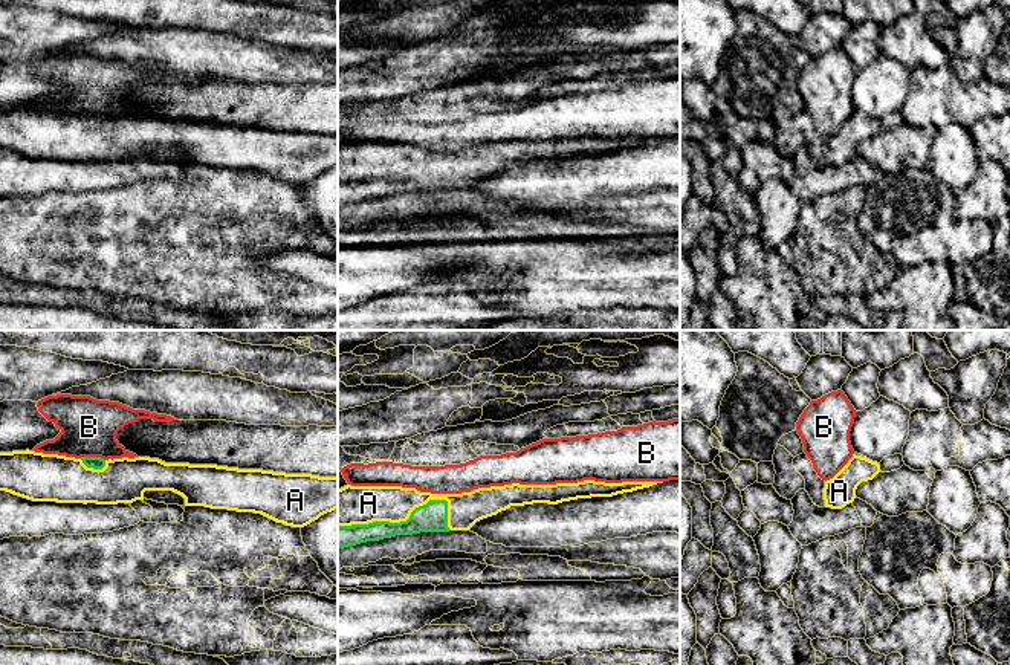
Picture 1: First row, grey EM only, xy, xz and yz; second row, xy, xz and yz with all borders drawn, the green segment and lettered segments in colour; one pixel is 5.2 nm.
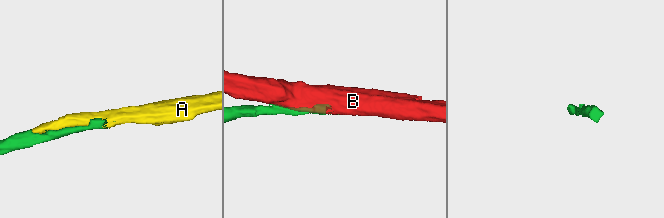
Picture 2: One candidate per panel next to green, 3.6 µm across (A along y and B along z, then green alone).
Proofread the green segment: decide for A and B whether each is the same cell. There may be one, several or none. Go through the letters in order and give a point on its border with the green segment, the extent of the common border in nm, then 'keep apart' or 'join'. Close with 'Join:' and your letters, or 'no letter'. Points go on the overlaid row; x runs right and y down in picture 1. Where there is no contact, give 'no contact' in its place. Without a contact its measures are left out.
A: xz (408, 519) | 600 nm | join
B: xy (92, 457) | 140 nm | keep apart
Join: A

